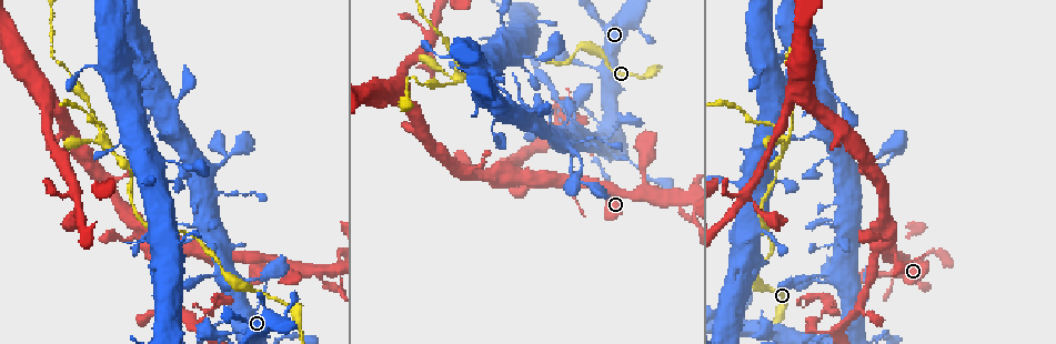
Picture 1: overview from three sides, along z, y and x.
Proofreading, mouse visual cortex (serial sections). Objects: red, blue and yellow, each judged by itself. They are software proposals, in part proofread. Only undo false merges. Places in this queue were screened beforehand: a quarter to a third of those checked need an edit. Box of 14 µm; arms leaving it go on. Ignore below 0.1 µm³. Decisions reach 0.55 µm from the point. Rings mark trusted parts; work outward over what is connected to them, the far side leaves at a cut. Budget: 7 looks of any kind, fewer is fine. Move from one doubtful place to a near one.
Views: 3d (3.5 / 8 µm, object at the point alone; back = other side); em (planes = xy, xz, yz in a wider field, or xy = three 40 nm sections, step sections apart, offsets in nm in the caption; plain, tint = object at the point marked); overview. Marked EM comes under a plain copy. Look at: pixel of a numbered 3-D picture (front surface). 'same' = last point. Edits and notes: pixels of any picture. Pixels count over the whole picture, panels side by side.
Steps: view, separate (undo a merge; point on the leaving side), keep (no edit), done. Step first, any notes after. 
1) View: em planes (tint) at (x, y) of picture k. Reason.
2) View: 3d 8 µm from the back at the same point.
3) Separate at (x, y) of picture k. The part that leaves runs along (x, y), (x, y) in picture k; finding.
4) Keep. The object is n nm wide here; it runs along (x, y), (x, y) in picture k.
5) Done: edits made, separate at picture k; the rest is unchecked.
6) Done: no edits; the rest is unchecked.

View: 3d 3.5 µm at (562, 116) of picture 1. Sharp bend.

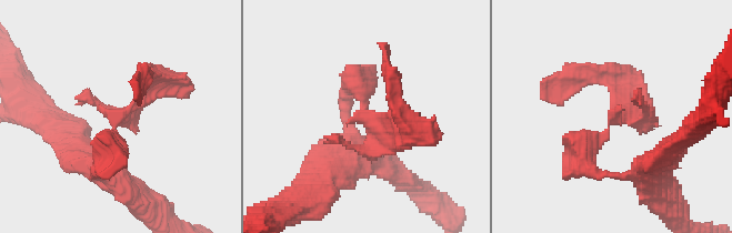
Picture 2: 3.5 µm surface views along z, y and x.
View: em planes (tint) at (360, 115) of picture 2. Need the tissue.

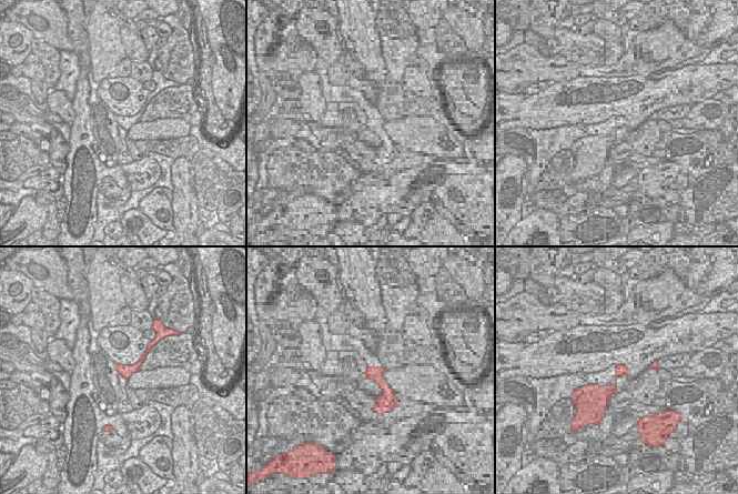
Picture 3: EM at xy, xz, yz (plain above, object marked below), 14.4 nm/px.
View: em xy step 2 (tint) at the same point. Cut it another way.

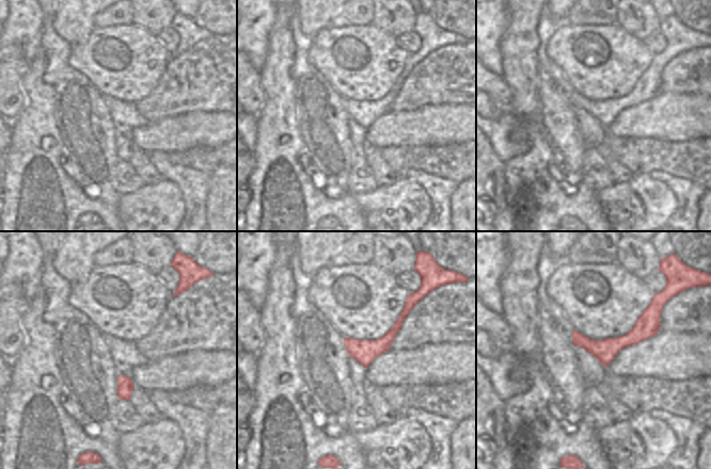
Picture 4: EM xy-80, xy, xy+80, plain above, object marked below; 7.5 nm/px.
Separate at (642, 113) of picture 2. The part that leaves runs along (609, 125), (629, 84), (592, 74) in picture 2; a second cell is stuck on.

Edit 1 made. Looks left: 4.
View: overview.

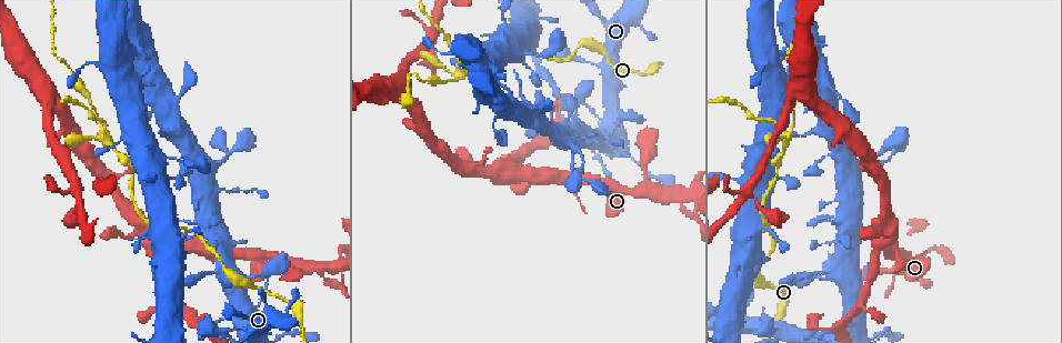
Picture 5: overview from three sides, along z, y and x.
View: 3d 3.5 µm at (103, 137) of picture 5. Four arms meet.

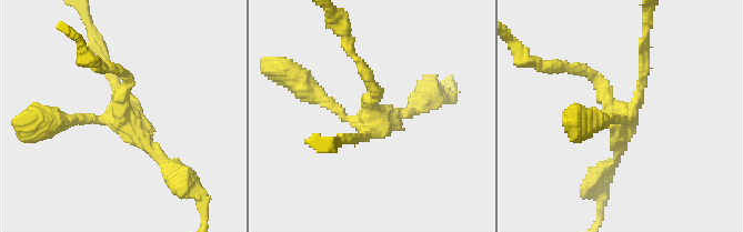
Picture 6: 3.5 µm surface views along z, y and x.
View: em planes (tint) at (624, 115) of picture 6. Shape alone is not enough.

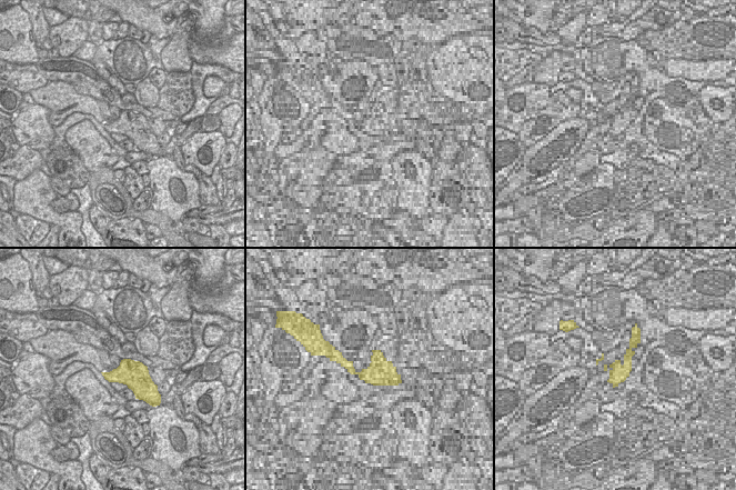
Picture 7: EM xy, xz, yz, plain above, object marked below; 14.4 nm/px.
Keep. It runs along (172, 164), (121, 113), (101, 48) in picture 6; all the same cell.

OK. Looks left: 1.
Done: edits made, separate at picture 2; the rest is unchecked.

